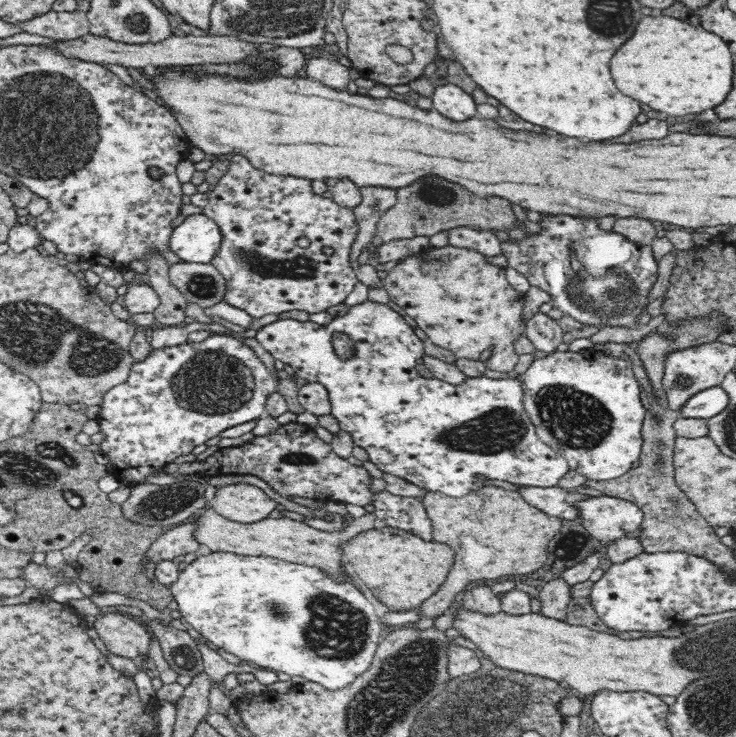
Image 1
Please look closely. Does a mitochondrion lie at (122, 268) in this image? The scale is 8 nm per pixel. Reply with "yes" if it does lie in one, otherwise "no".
no

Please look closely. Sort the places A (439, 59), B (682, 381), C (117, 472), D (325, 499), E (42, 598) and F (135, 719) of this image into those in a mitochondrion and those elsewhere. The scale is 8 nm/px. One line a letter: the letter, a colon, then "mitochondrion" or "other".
A: other
B: mitochondrion
C: other
D: other
E: other
F: other

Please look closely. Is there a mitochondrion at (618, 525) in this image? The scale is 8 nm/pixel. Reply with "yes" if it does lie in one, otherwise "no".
no

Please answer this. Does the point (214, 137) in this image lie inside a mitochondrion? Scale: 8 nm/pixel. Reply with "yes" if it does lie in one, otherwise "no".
no

